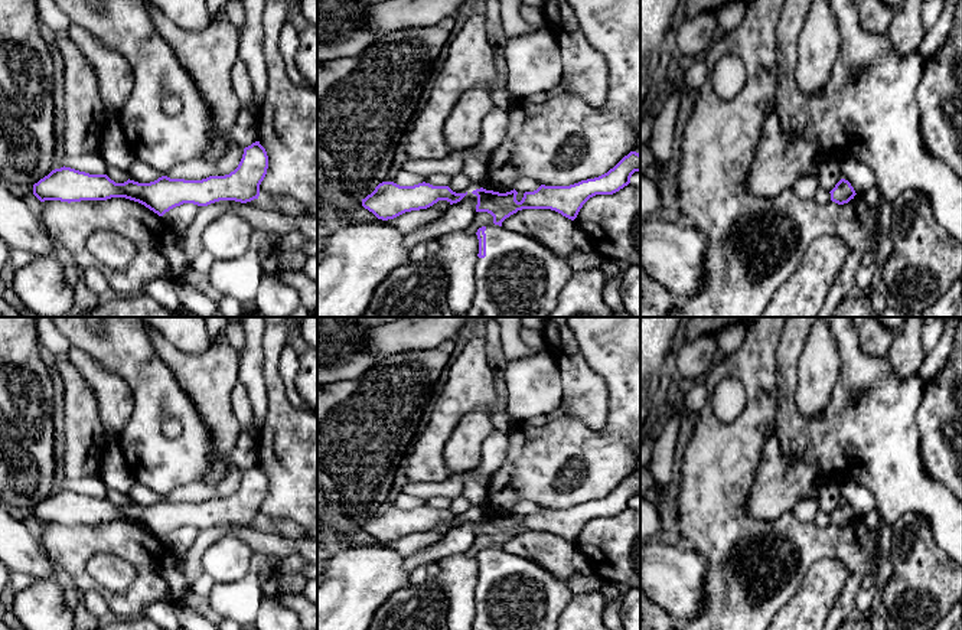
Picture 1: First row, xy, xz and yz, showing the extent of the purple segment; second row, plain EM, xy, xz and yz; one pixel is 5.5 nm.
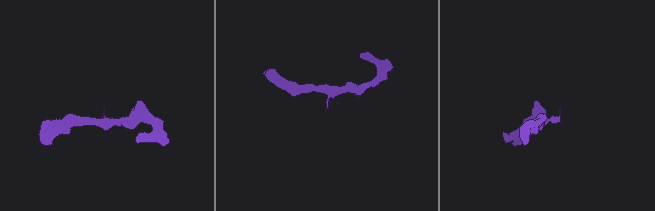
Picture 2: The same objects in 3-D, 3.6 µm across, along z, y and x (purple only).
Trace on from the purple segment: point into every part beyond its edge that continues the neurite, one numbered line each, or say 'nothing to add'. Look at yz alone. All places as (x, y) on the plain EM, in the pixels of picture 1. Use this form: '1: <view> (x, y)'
nothing to add

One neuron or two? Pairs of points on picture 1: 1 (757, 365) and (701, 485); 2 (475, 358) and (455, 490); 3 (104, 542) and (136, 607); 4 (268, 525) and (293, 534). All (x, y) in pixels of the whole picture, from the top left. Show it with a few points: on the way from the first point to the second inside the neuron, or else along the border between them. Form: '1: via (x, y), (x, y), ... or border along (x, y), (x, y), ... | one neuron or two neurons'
1: via (757, 395), (757, 421), (727, 454) | one neuron
2: border along (449, 477), (440, 482), (416, 483) | two neurons
3: via (124, 547), (143, 565), (143, 587) | one neuron
4: via (274, 526), (287, 529) | one neuron

